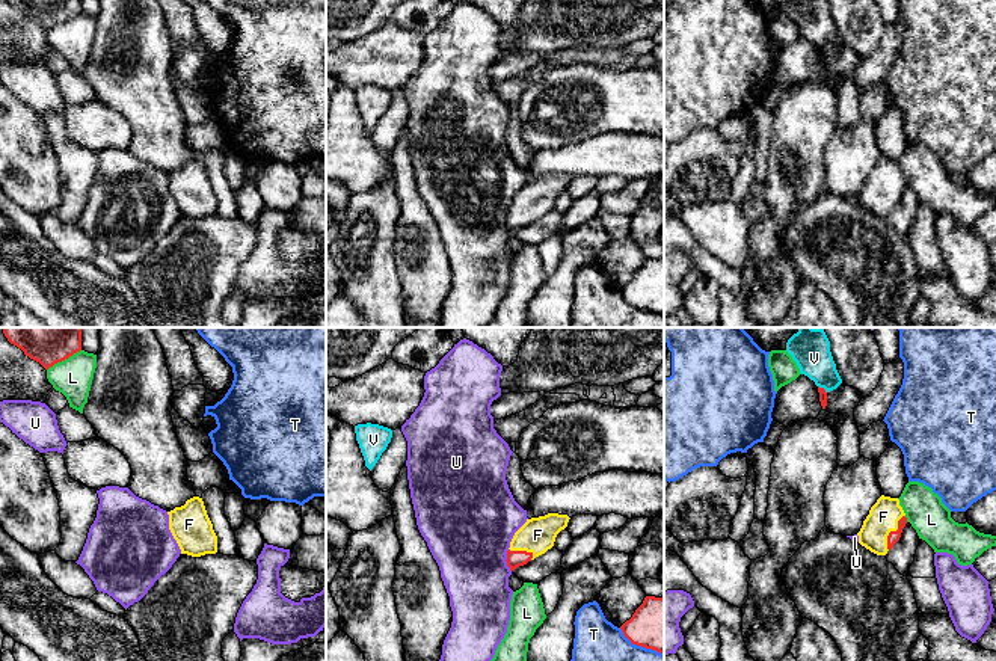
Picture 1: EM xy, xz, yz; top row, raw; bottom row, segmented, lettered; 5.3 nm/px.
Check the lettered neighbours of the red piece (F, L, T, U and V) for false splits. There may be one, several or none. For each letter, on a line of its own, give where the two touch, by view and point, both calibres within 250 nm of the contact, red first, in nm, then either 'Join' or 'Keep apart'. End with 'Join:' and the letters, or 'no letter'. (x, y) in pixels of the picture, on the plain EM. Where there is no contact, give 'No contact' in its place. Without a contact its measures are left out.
F: Touches red at yz (891, 193). Thickness 60 nm (red) against 160 nm. Join
L: Touches red at xy (64, 21). Thickness 150 nm (red) against 200 nm. Keep apart
T: Touches red at xz (640, 307). Thickness 280 nm (red) against 360 nm. Keep apart
U: Touches red at xz (506, 222). Thickness 90 nm (red) against 460 nm. Keep apart
V: Touches red at yz (823, 50). Thickness 50 nm (red) against 190 nm. Keep apart
Join: F

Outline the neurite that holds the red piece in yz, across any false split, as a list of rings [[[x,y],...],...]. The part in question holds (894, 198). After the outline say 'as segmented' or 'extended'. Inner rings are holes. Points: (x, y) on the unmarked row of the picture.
[[[881,157],[857,195],[859,205],[877,217],[886,217],[899,202],[905,186],[899,161]]]; extended

